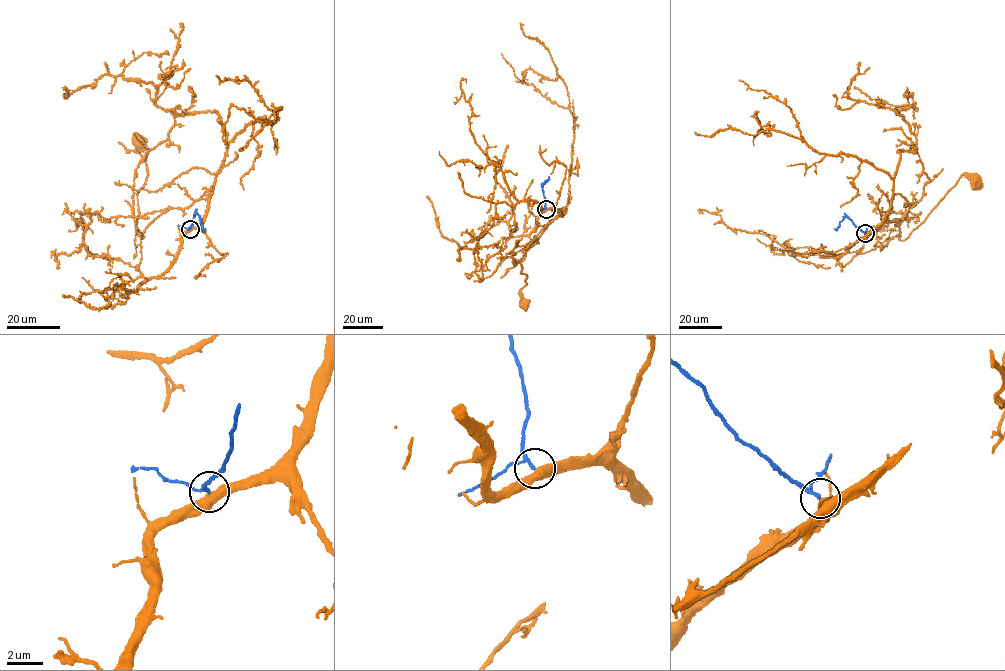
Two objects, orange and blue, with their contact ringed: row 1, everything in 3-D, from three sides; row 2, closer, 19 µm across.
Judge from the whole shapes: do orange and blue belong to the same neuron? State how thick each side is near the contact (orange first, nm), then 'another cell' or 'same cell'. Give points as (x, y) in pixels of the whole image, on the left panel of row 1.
480 nm thick on the orange side, 150 nm on the other; same cell

